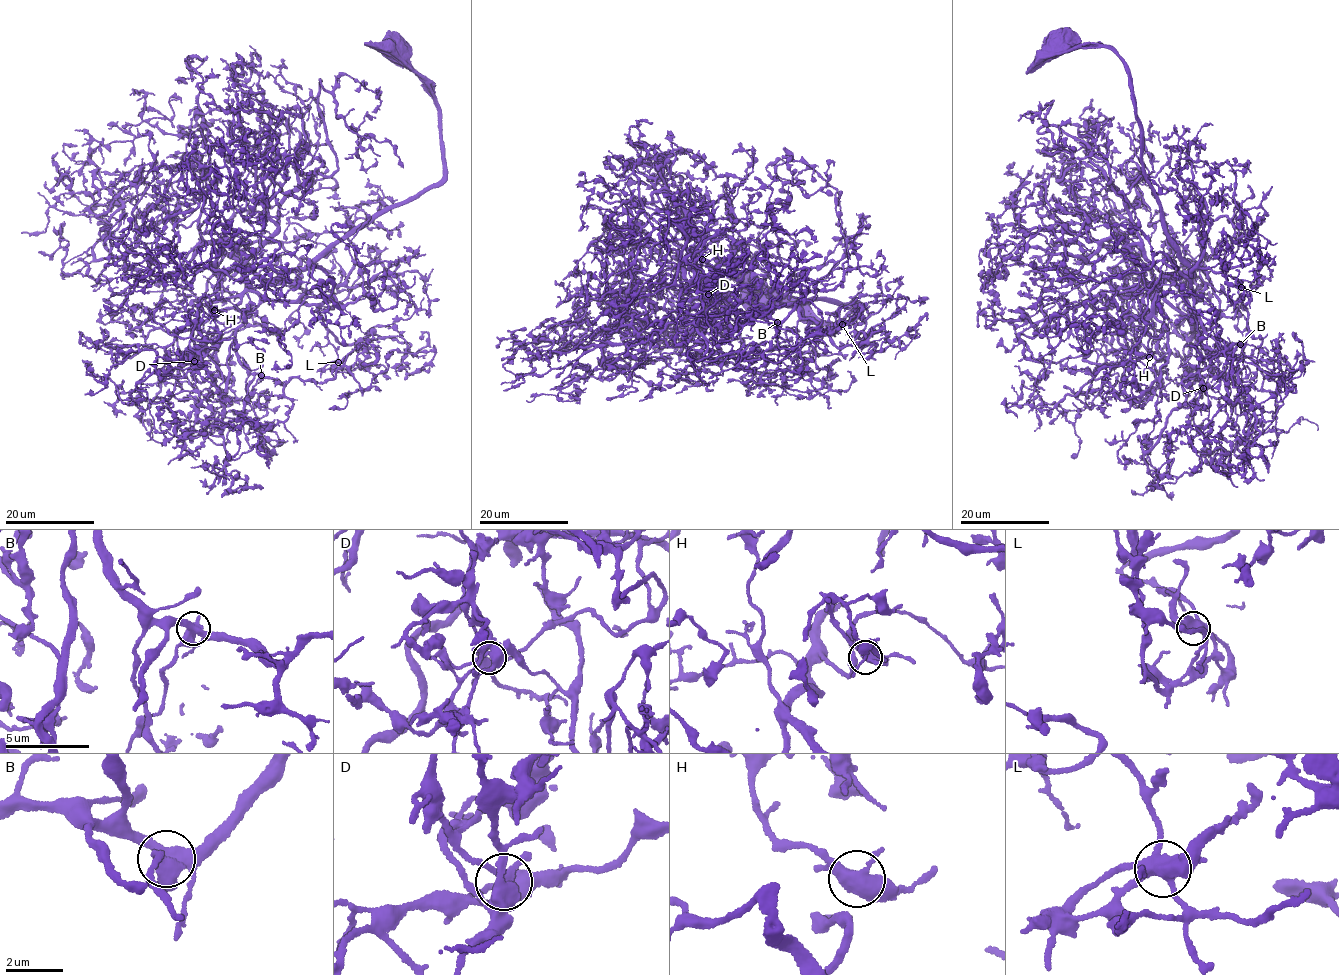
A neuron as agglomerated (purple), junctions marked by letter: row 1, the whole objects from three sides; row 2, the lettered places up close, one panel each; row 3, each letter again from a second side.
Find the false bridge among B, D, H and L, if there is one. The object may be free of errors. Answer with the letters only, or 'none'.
none

